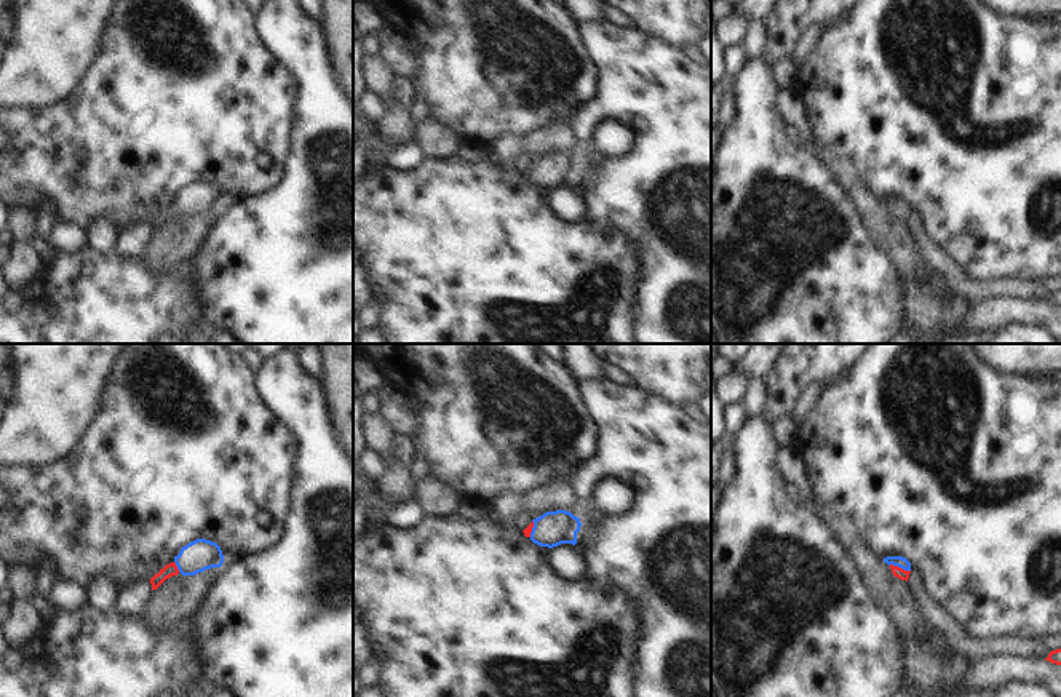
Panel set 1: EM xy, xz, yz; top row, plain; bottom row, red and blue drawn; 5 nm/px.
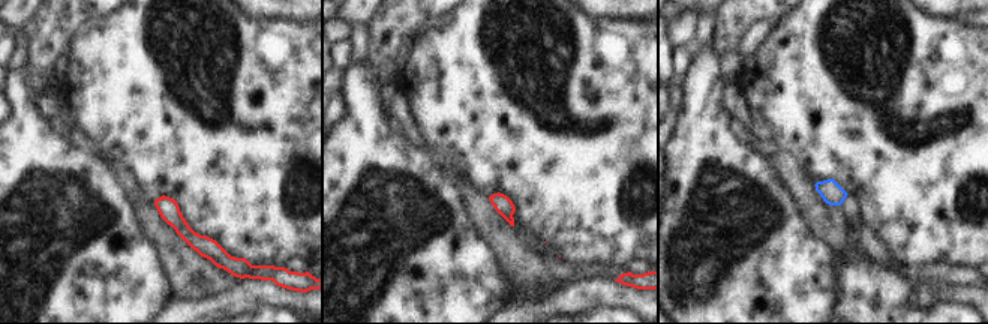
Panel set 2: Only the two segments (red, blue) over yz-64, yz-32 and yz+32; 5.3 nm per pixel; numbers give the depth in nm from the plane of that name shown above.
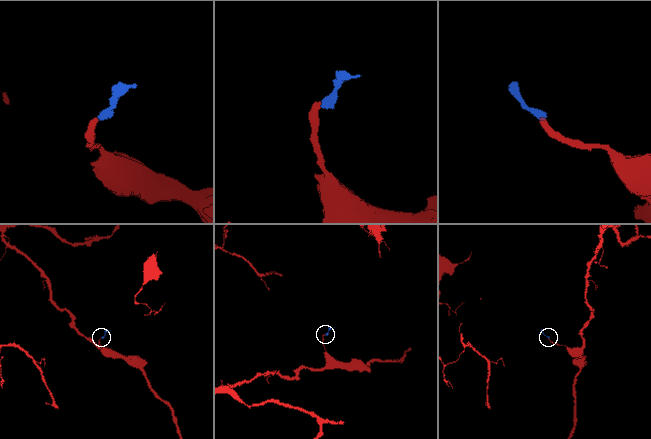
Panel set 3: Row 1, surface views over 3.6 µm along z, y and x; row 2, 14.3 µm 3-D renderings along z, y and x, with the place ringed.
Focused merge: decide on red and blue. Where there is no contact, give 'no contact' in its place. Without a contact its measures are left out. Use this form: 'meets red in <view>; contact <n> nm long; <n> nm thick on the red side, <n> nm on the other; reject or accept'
meets red in yz; contact 120 nm long; 50 nm thick on the red side, 60 nm on the other; accept

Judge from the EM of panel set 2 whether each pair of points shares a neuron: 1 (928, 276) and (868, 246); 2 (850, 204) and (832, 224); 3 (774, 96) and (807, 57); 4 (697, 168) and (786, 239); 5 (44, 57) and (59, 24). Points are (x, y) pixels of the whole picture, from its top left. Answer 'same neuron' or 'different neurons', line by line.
1: same neuron
2: different neurons
3: same neuron
4: same neuron
5: same neuron

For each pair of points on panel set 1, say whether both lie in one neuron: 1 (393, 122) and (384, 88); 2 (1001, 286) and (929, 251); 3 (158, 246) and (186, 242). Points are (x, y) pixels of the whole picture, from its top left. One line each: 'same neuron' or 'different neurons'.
1: same neuron
2: same neuron
3: same neuron

